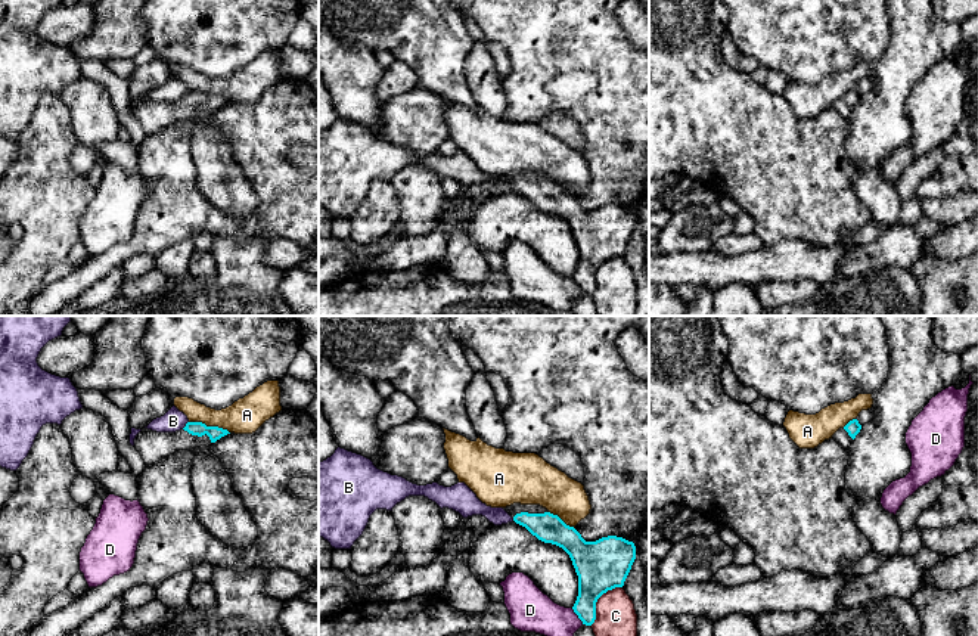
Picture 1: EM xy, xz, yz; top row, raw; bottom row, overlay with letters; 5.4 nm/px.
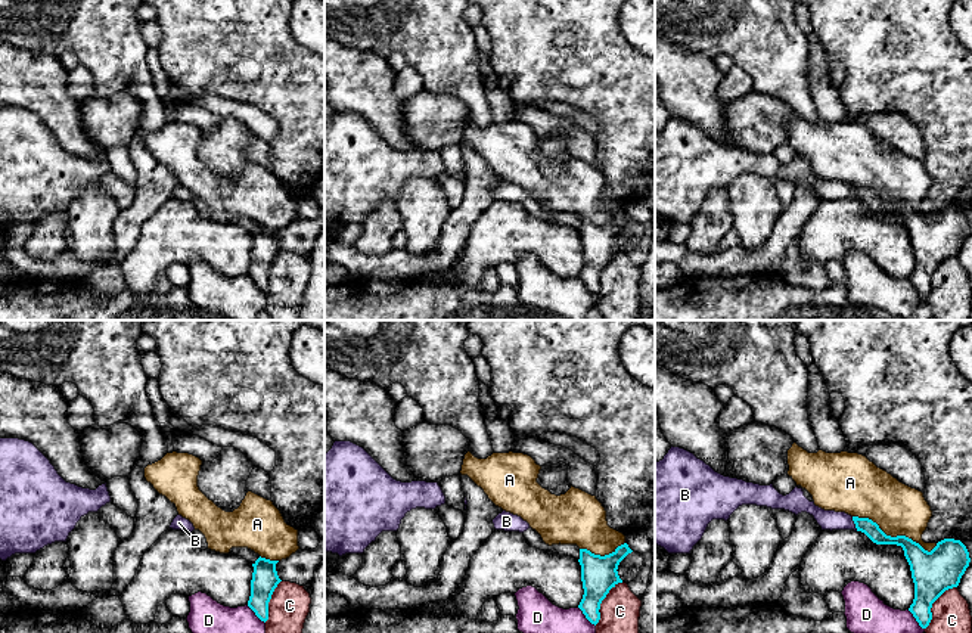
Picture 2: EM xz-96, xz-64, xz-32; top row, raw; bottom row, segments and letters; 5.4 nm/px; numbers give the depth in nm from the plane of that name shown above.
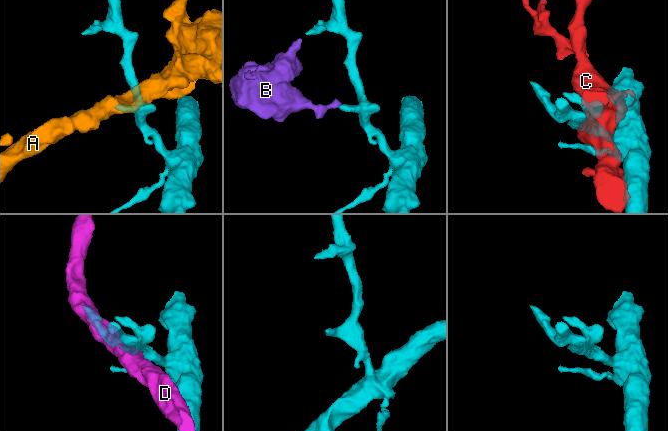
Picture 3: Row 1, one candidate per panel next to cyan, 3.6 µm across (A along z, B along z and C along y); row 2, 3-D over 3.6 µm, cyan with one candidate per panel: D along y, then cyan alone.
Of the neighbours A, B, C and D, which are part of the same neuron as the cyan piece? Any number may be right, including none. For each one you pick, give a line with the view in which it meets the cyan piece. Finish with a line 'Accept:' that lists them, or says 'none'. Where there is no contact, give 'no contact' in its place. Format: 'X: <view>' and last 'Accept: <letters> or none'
Accept: none

